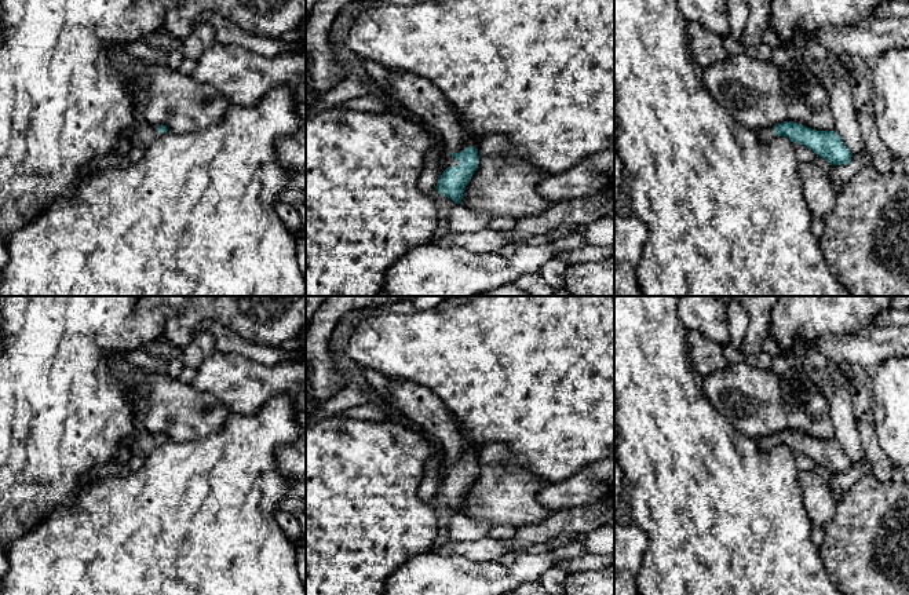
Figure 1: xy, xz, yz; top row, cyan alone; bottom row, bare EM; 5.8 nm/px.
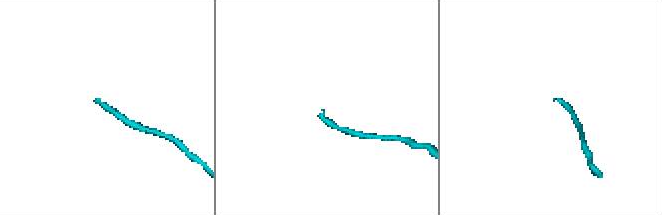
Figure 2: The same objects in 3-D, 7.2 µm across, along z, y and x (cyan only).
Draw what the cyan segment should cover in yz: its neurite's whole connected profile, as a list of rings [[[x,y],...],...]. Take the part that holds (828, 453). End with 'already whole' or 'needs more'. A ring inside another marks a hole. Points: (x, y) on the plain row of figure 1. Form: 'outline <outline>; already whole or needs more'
outline [[[792,430],[756,439],[763,450],[770,450],[775,445],[786,445],[793,452],[802,452],[811,457],[817,464],[826,468],[830,474],[846,474],[853,461],[835,439],[817,439]]]; needs more

